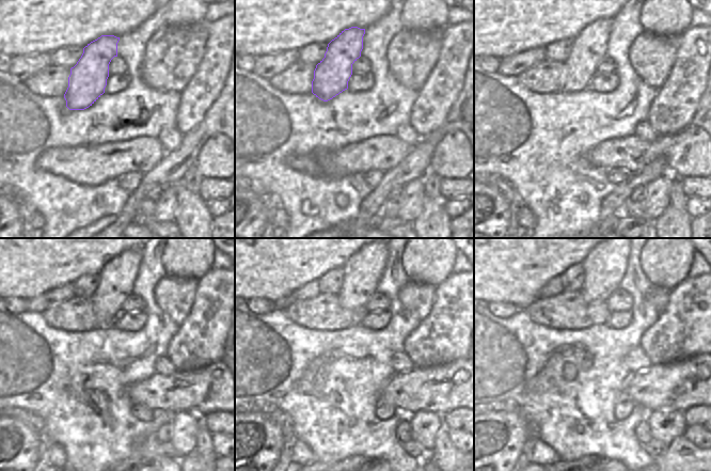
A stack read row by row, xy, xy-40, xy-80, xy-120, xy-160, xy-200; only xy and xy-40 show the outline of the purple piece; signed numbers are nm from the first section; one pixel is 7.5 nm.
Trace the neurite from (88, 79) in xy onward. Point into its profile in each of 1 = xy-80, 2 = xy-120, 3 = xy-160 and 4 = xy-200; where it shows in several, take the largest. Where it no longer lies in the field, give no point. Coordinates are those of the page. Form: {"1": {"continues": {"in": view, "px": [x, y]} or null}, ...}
{"1": {"continues": {"in": "xy-80", "px": [589, 47]}}, "2": {"continues": {"in": "xy-120", "px": [117, 276]}}, "3": {"continues": {"in": "xy-160", "px": [362, 271]}}, "4": {"continues": {"in": "xy-200", "px": [604, 266]}}}

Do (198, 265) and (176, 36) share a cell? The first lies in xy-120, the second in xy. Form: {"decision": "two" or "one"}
{"decision": "two"}

